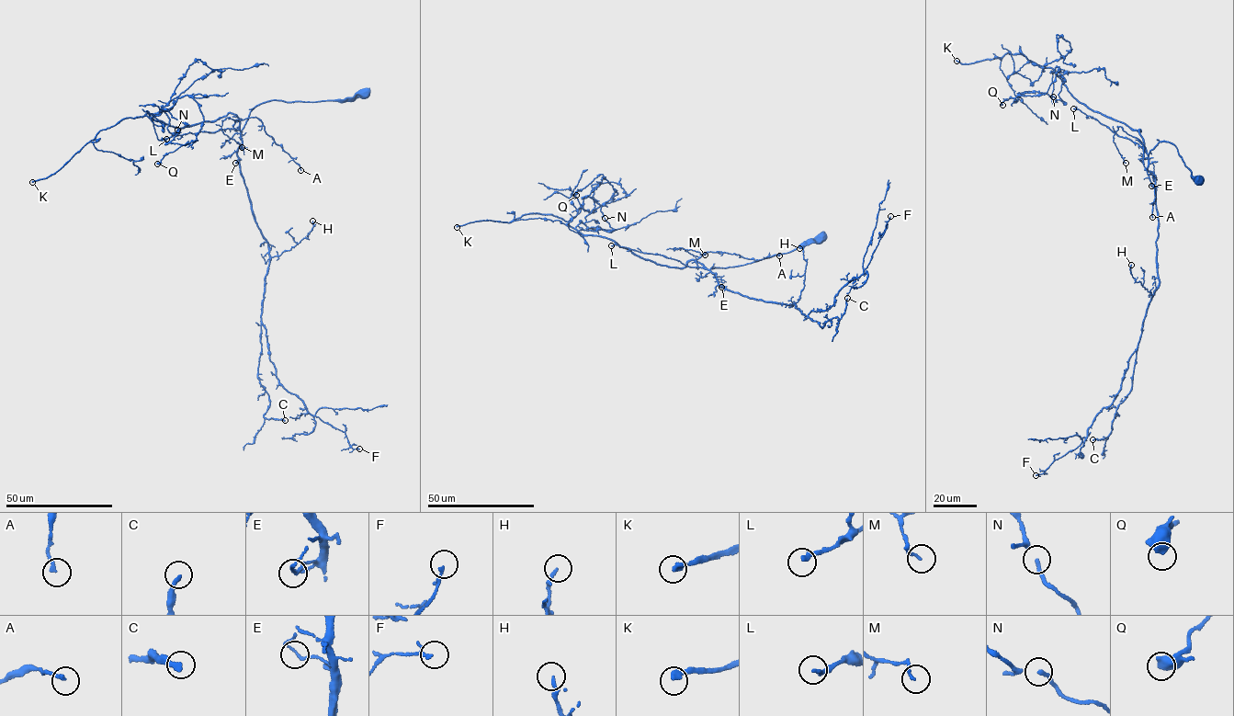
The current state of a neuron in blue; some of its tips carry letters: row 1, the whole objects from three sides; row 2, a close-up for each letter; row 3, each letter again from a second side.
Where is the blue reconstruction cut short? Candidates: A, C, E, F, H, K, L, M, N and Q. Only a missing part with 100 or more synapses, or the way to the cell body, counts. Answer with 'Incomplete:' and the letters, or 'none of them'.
Incomplete: K

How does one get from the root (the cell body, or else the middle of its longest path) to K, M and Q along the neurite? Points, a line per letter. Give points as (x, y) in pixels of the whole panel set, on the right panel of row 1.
K: (1199, 181), (1172, 143), (1160, 141), (1148, 153), (1139, 130), (1081, 103), (1051, 68), (1007, 52), (956, 61)
M: (1199, 181), (1190, 176), (1172, 143), (1160, 141), (1148, 153), (1141, 142), (1120, 126), (1113, 142), (1126, 163)
Q: (1199, 181), (1172, 143), (1148, 153), (1139, 130), (1081, 103), (1058, 67), (1045, 93), (1002, 105)

